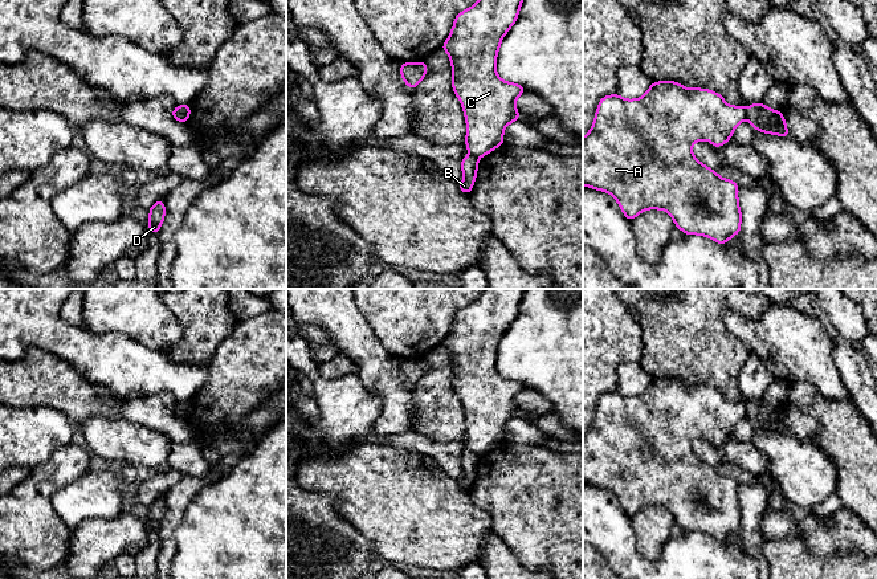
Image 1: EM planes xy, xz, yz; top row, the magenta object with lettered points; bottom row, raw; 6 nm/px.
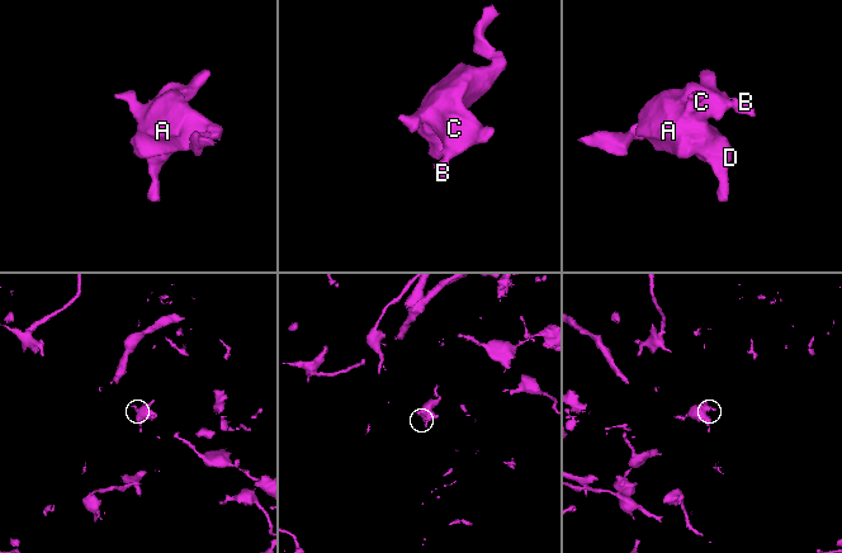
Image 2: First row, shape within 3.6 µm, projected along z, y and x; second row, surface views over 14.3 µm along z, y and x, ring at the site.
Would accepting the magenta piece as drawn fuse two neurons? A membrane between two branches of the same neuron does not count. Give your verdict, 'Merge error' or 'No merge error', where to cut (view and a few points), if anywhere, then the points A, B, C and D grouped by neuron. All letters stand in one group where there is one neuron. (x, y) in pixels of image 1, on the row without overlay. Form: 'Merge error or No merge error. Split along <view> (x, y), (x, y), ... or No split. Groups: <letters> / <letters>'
Merge error. Split along yz (745, 406), (746, 415). Groups: A C D / B

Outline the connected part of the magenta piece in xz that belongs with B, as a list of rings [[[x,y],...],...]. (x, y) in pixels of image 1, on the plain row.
[[[473,452],[462,454],[461,468],[464,470],[464,477],[458,480],[457,482],[466,492],[472,489],[472,485],[477,473],[477,465],[478,465],[478,454]]]

